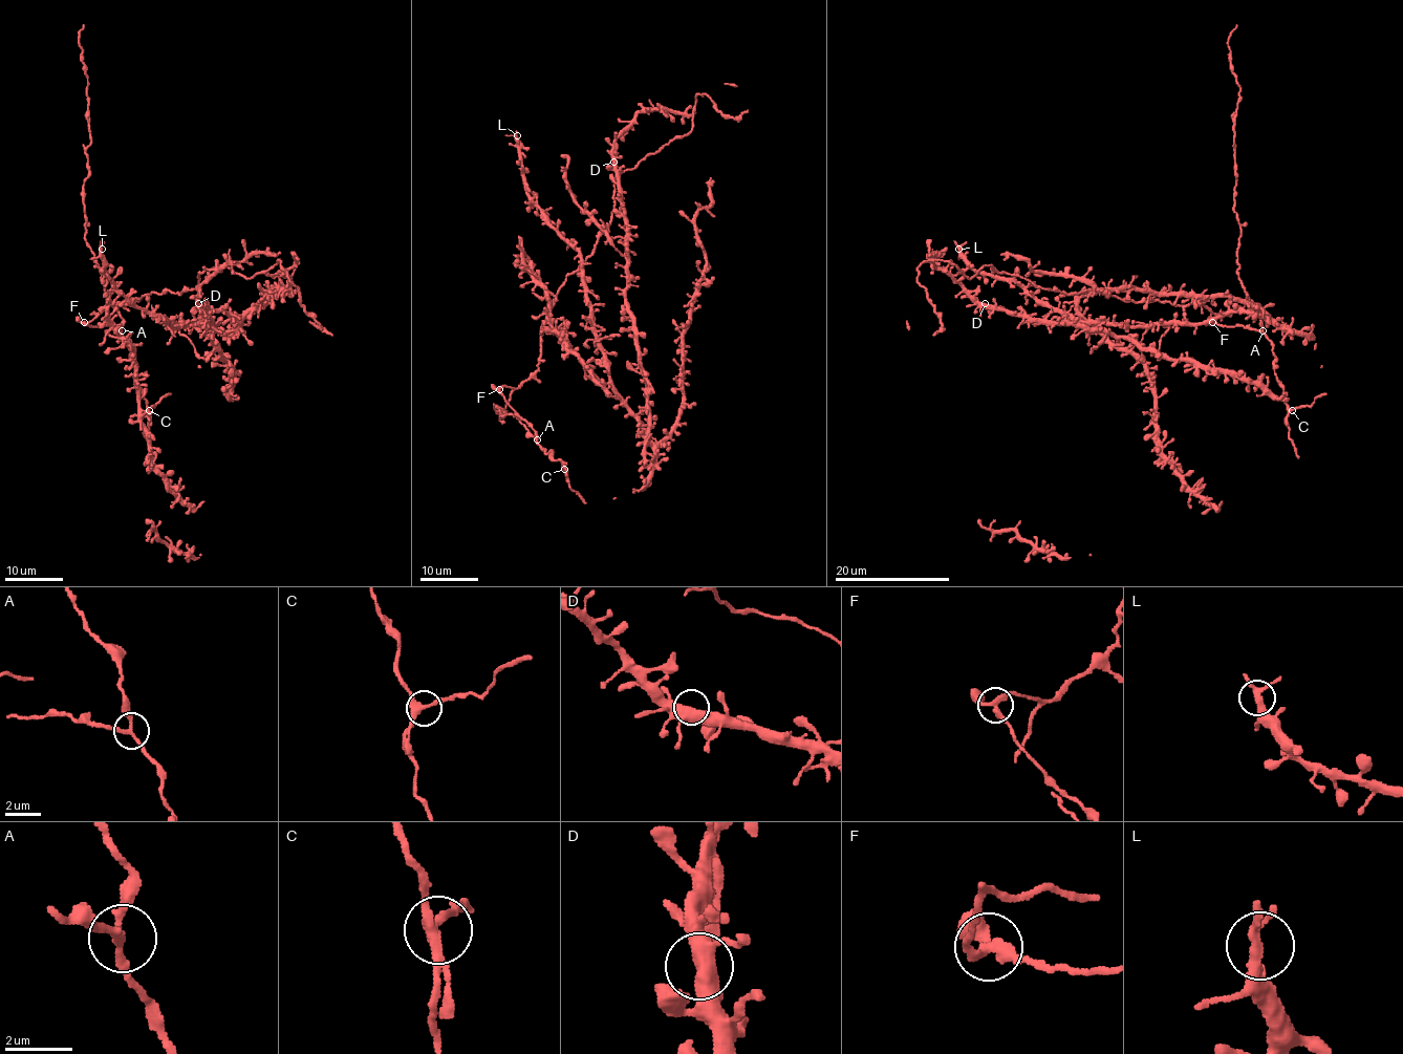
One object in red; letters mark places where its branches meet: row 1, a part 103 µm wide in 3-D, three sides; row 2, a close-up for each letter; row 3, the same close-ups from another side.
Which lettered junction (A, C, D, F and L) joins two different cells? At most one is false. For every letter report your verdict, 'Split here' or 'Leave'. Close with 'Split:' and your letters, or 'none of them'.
A: Leave
C: Leave
D: Leave
F: Split here
L: Leave
Split: F

